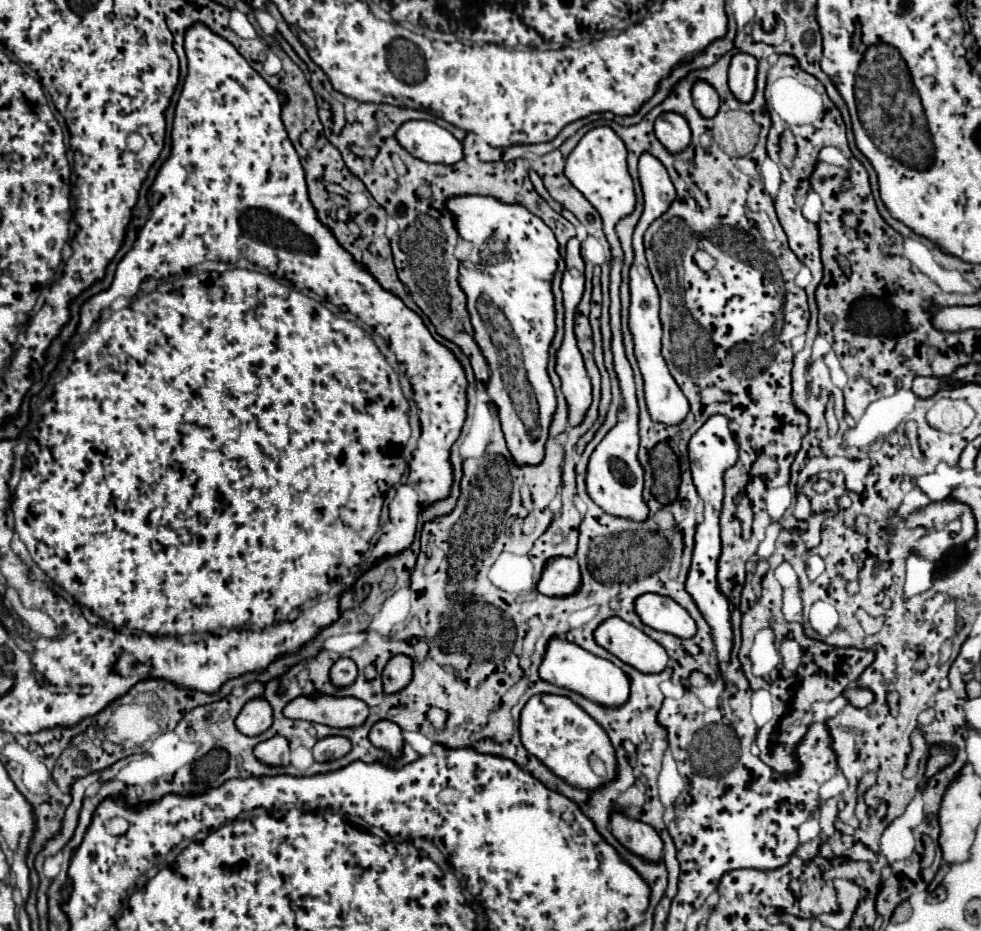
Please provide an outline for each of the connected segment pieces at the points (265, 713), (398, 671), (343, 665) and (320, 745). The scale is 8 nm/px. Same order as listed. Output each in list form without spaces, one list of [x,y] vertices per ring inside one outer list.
[[[255,698],[243,706],[241,714],[235,720],[235,726],[245,736],[259,736],[265,730],[269,730],[271,722],[273,722],[271,706],[263,698]]]
[[[393,656],[383,670],[383,692],[395,694],[401,692],[413,676],[413,662],[407,656]]]
[[[339,658],[339,660],[333,664],[329,676],[331,676],[331,682],[333,682],[337,688],[347,688],[347,686],[351,686],[351,684],[355,682],[357,666],[355,666],[355,662],[353,662],[351,658]]]
[[[329,736],[315,744],[313,758],[315,758],[315,762],[329,762],[329,760],[337,760],[337,758],[345,756],[349,750],[351,750],[351,742],[347,738]]]

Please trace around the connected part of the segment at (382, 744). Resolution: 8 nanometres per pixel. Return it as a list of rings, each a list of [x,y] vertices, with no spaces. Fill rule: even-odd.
[[[379,720],[371,732],[369,732],[369,740],[375,748],[383,748],[385,752],[389,752],[393,758],[399,758],[403,754],[403,734],[401,728],[389,720]]]

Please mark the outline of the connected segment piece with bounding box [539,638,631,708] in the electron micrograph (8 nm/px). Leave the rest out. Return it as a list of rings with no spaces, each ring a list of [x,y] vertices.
[[[553,638],[549,642],[547,654],[539,666],[539,676],[541,676],[541,680],[545,680],[549,684],[577,692],[577,694],[585,696],[587,700],[603,704],[607,708],[619,708],[619,704],[625,704],[629,700],[629,692],[631,692],[629,678],[621,668],[617,668],[609,660],[603,660],[603,658],[579,648],[573,642],[559,640],[559,638]]]

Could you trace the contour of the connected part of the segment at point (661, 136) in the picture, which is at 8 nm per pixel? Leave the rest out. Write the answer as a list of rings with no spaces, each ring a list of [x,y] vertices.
[[[665,112],[655,120],[655,136],[669,152],[683,152],[691,142],[687,120],[675,112]]]

